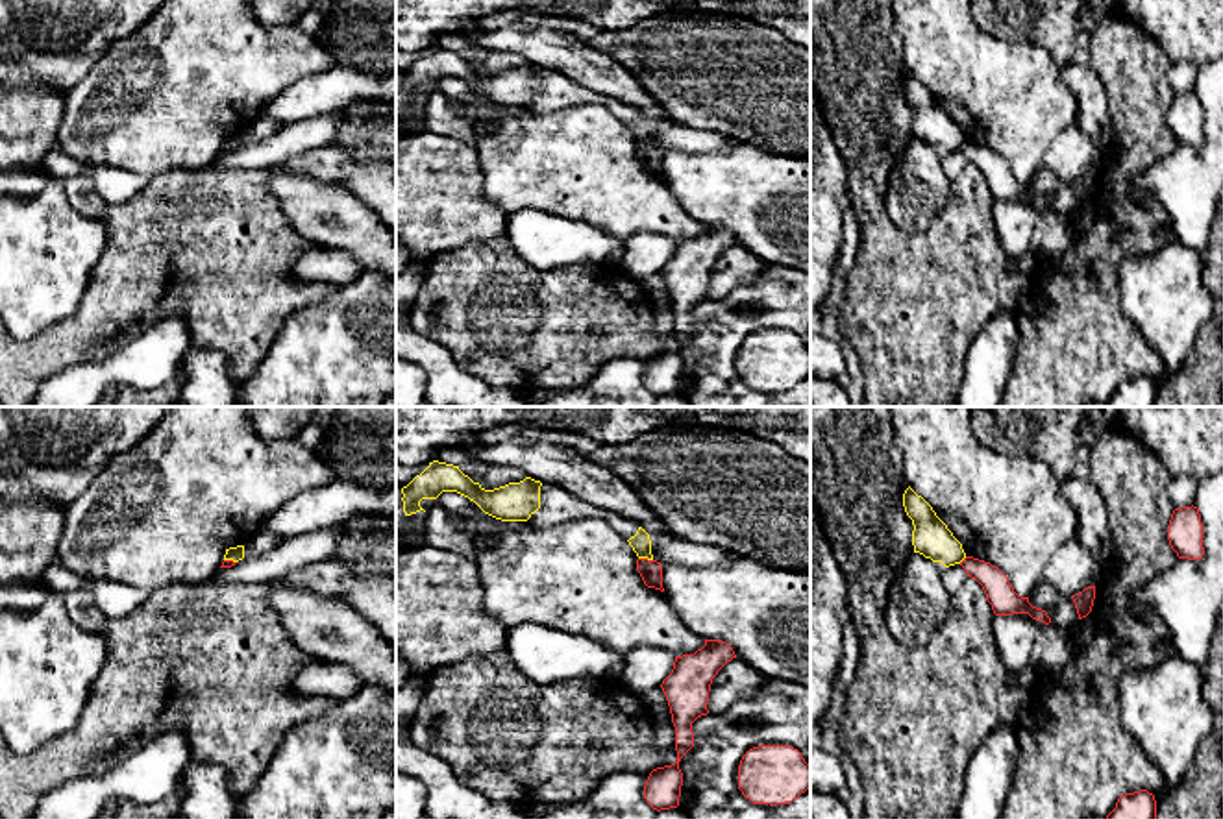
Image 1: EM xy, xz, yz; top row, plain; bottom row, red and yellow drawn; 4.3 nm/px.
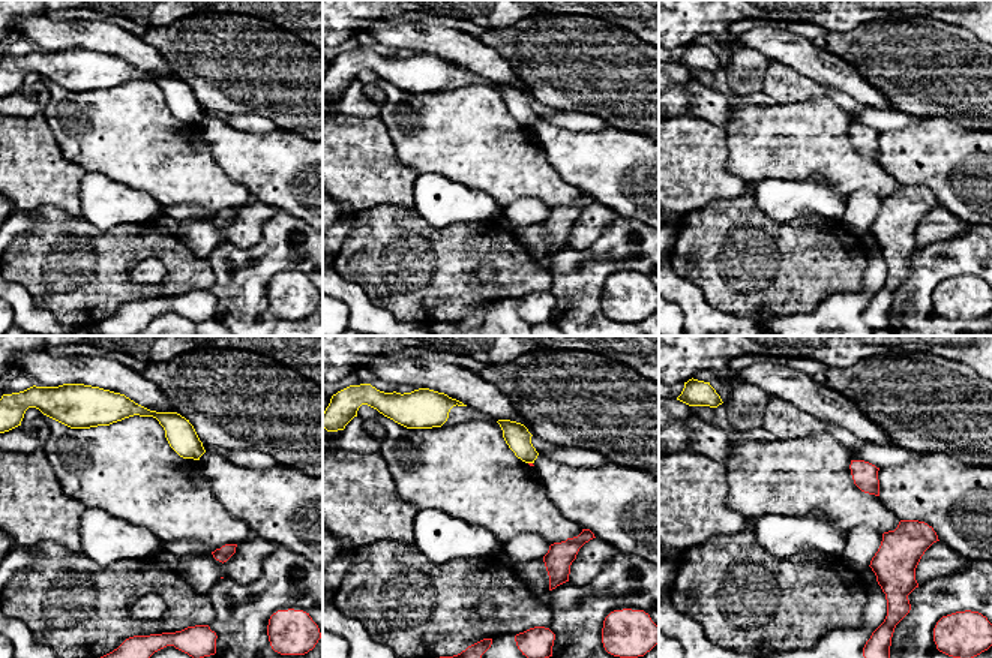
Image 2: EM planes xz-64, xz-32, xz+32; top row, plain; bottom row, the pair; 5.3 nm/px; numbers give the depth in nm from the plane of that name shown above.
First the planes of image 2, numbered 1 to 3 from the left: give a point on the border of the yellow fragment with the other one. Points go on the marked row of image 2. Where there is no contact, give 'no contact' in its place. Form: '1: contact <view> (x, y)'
1: no contact
2: contact xz-32 (530, 463)
3: no contact

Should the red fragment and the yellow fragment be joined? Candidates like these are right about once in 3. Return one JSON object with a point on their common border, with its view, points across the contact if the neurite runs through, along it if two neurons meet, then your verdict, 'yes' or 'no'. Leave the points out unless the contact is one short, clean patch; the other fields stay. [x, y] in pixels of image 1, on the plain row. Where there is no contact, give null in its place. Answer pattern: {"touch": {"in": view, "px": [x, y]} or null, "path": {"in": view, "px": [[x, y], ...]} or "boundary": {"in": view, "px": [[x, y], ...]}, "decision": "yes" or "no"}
{"touch": {"in": "xz", "px": [646, 145]}, "boundary": {"in": "xz", "px": [[639, 143], [652, 146]]}, "decision": "no"}

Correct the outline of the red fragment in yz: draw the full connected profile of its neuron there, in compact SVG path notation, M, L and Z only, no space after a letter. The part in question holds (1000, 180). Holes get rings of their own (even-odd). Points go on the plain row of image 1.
M966 142L960 152L982 172L995 202L1029 200L1036 207L1051 209L1045 196L1032 192L1029 183L1014 177L1008 163L997 152L973 142Z

